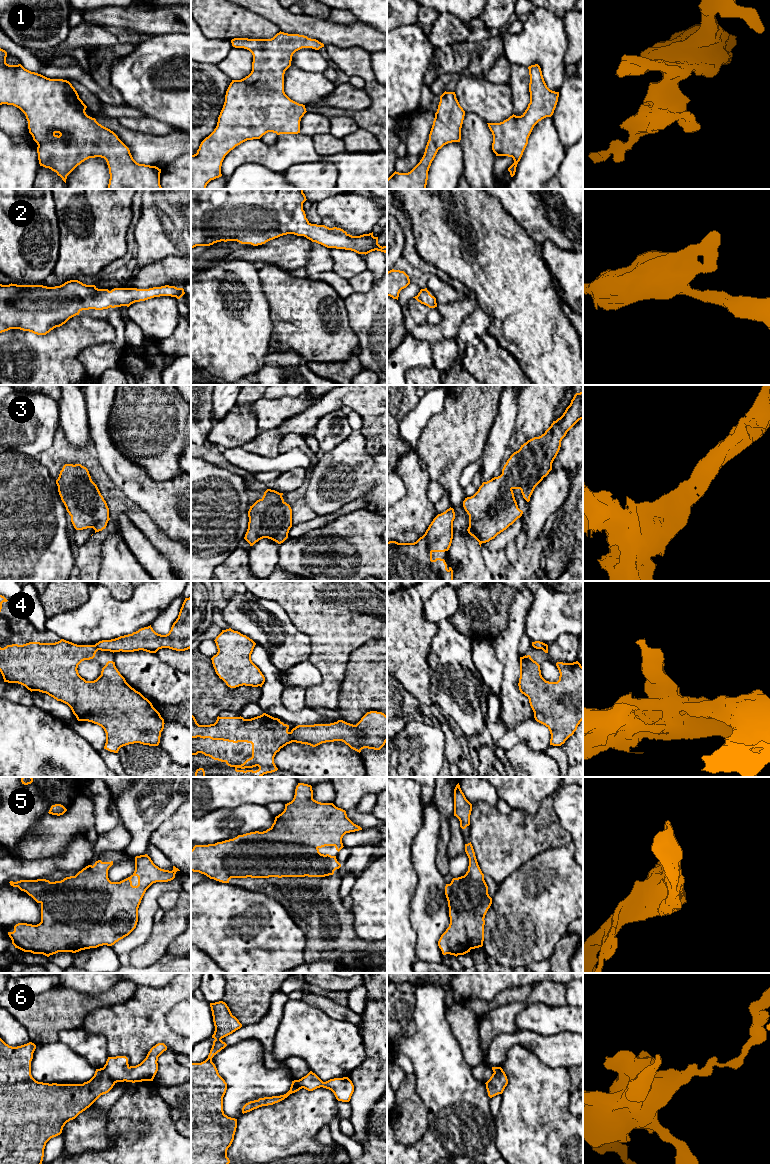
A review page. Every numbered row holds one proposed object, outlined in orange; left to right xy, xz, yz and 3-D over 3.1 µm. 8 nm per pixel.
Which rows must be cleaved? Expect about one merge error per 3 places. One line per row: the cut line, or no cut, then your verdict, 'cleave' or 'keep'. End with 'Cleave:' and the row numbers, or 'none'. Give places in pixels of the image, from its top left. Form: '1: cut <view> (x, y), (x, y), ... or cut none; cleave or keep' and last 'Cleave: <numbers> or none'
1: cut none; keep
2: cut none; keep
3: cut none; keep
4: cut xz (290, 732), (294, 741); cleave
5: cut none; keep
6: cut xy (101, 1068), (115, 1082); cleave
Cleave: 4, 6

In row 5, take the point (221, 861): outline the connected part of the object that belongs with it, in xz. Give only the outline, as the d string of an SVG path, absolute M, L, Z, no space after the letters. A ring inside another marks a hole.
M298 783L291 802L285 804L284 811L275 817L274 823L266 831L250 832L215 844L195 845L191 850L191 871L199 872L210 879L229 883L231 878L269 878L269 877L325 877L333 875L341 867L336 856L321 854L319 849L334 846L339 852L344 846L342 838L346 833L362 830L354 824L346 811L333 803L321 803L313 799L312 786Z

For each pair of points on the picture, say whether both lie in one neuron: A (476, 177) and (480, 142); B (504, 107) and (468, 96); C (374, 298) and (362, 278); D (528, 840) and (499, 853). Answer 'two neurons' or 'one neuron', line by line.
A: one neuron
B: one neuron
C: two neurons
D: one neuron

